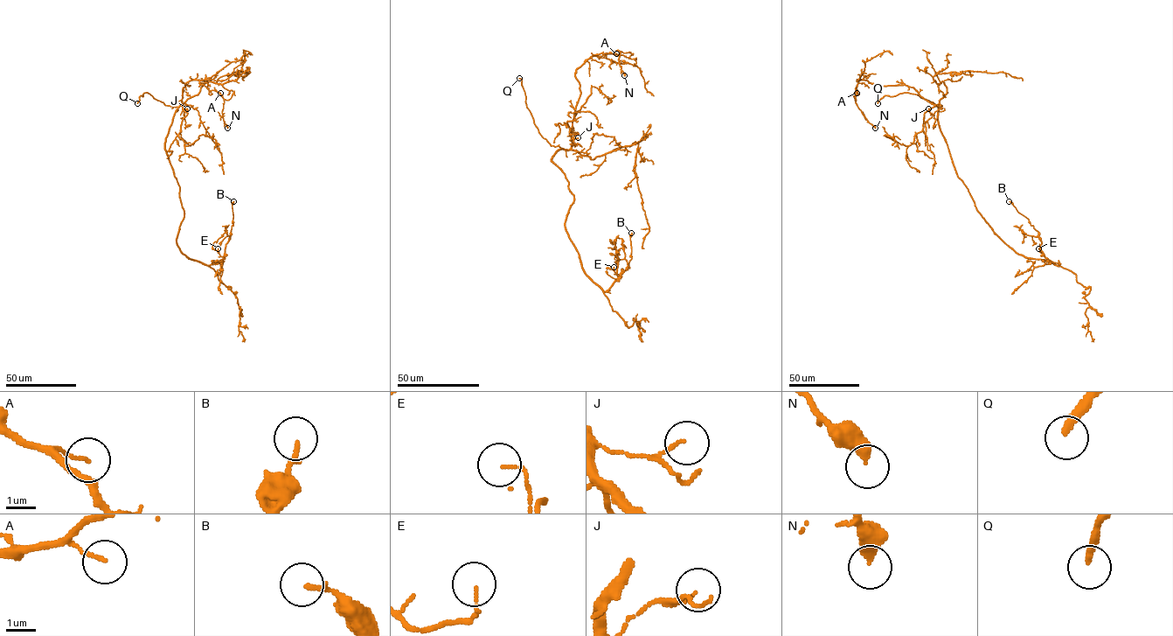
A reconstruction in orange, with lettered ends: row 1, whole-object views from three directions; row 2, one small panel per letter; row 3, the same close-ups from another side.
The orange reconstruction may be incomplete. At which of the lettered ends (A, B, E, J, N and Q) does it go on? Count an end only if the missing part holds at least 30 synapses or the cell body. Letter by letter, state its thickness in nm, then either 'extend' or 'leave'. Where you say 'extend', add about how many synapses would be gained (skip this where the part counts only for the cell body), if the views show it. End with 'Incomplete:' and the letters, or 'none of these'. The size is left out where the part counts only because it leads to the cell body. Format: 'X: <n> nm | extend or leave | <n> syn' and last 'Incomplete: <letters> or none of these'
A: 100 nm | leave
B: 160 nm | leave
E: 80 nm | leave
J: 80 nm | leave
N: 440 nm | leave
Q: 240 nm | extend
Incomplete: Q

